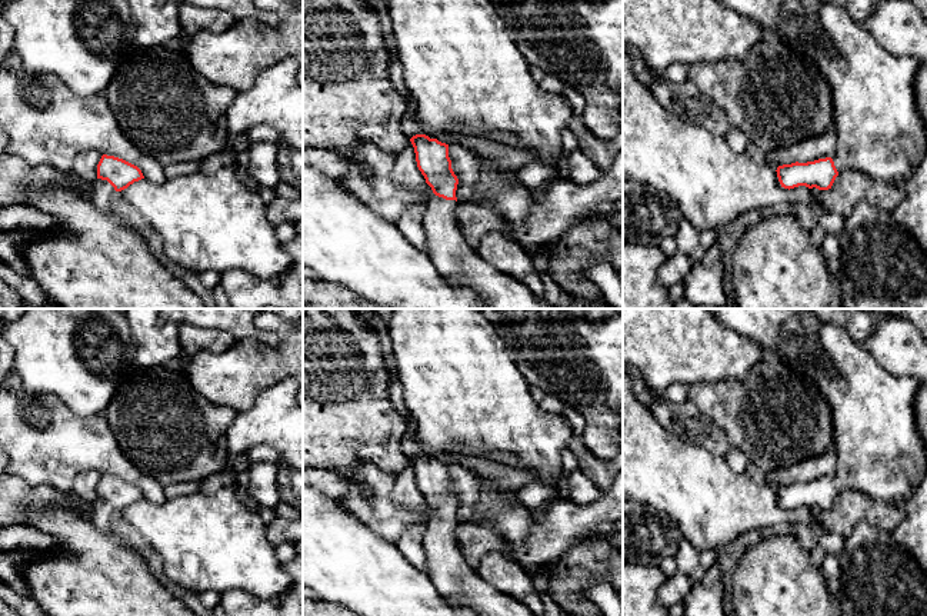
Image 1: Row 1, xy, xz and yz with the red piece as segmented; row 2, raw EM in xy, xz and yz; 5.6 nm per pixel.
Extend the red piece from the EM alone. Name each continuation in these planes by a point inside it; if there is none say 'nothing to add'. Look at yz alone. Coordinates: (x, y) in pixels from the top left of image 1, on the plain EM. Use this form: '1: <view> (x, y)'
1: yz (880, 453)

